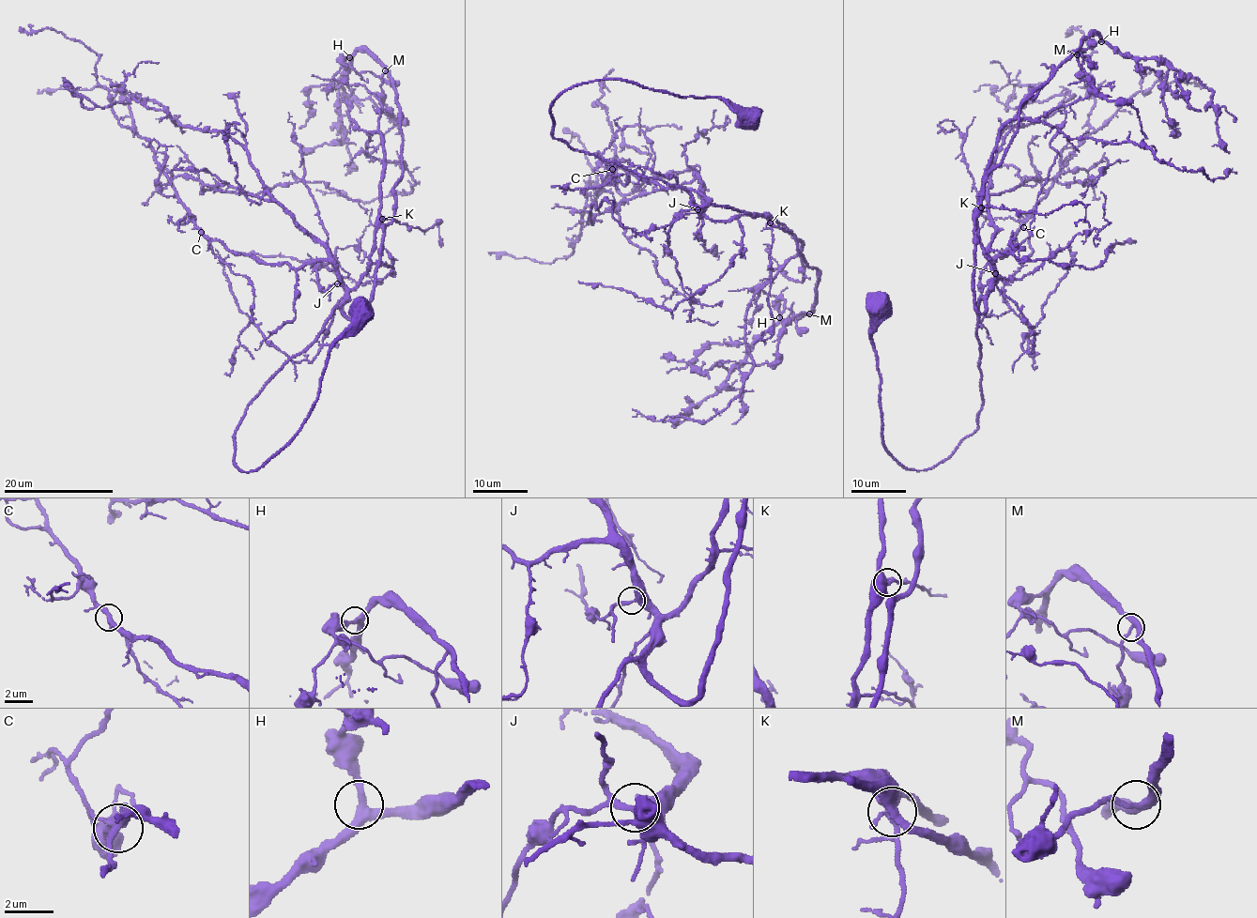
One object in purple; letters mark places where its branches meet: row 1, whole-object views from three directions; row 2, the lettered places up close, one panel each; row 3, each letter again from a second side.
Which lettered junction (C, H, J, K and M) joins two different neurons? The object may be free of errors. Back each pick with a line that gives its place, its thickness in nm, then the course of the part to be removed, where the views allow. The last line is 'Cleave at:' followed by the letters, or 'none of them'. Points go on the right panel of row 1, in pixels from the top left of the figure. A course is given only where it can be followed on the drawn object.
Cleave at: none of them

